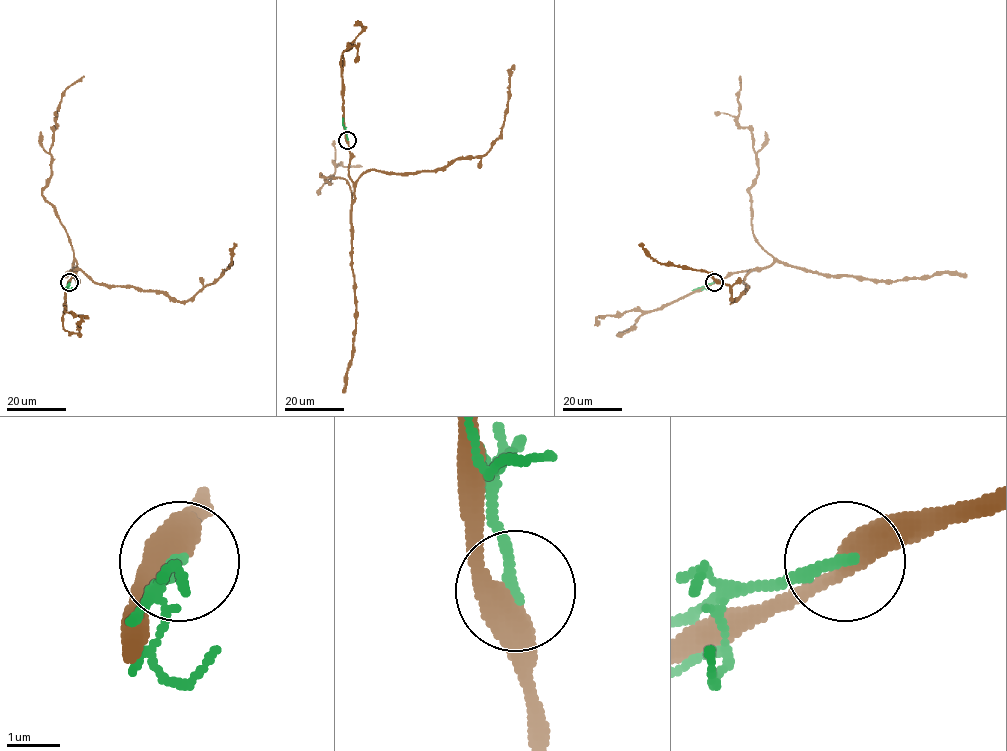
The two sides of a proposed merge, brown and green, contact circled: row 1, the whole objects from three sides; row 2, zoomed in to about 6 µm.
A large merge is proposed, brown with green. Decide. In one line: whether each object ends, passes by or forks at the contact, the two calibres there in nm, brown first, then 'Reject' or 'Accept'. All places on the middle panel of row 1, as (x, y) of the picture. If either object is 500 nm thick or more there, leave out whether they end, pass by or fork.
At the ring brown passes by. At the ring green ends. Thickness 460 nm (brown) against 200 nm. Reject

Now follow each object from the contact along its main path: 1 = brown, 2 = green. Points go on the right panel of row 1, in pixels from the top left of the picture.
1: (713, 282), (757, 270), (746, 276), (747, 287), (733, 301), (729, 286), (707, 272), (660, 264), (639, 244)
2: (713, 282), (692, 290)

